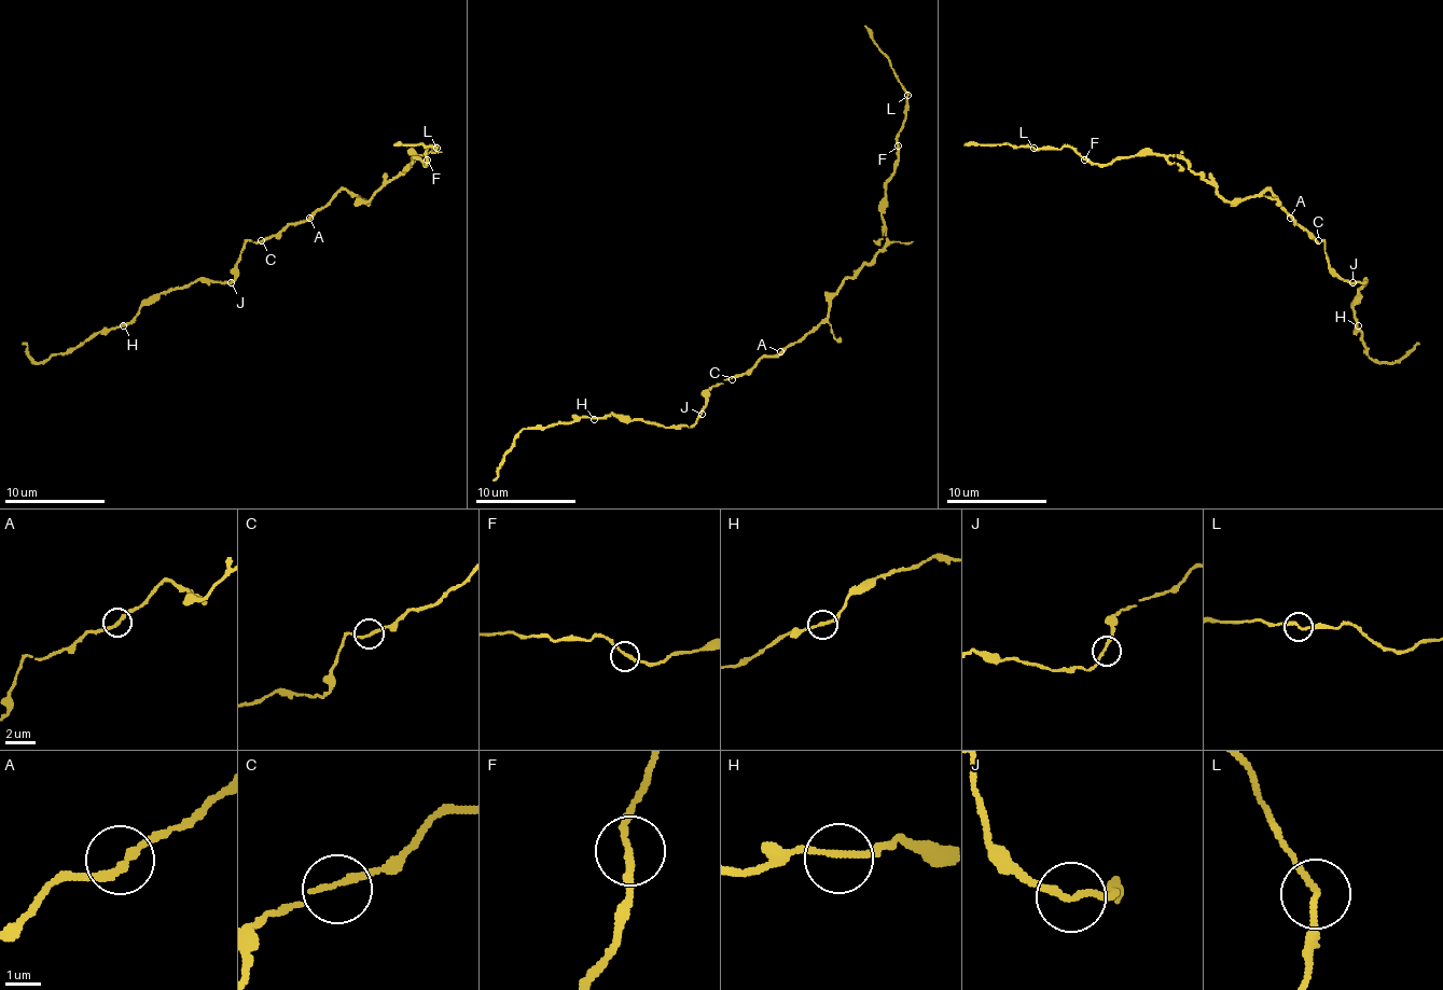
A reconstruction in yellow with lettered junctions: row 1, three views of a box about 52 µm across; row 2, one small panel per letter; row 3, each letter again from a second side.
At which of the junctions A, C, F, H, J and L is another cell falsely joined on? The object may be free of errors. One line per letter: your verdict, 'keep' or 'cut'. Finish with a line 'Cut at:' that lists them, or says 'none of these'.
A: keep
C: keep
F: keep
H: keep
J: keep
L: cut
Cut at: L

